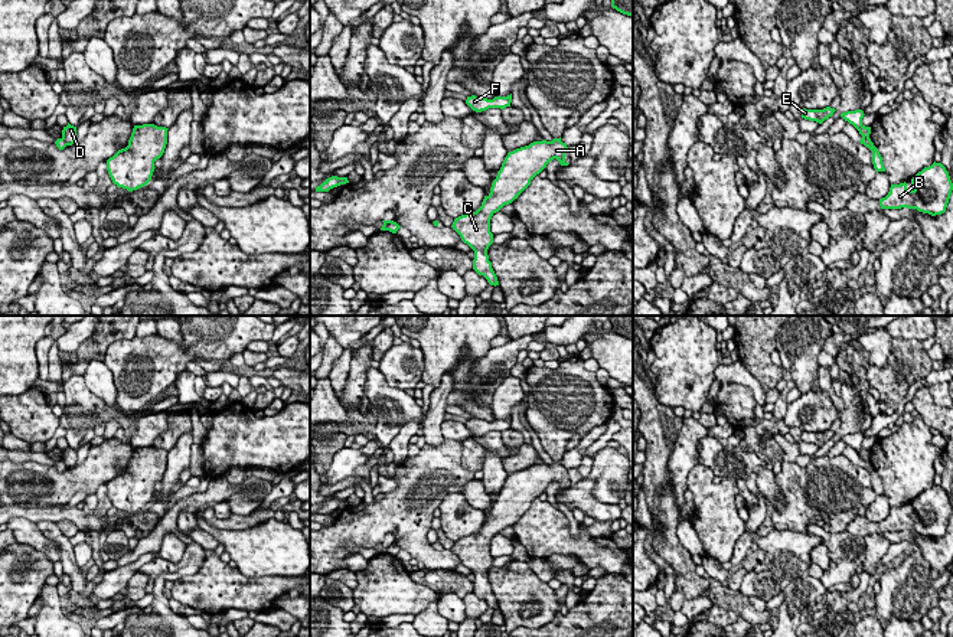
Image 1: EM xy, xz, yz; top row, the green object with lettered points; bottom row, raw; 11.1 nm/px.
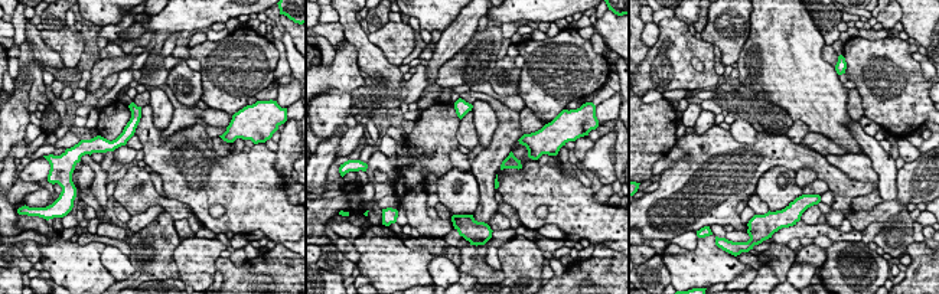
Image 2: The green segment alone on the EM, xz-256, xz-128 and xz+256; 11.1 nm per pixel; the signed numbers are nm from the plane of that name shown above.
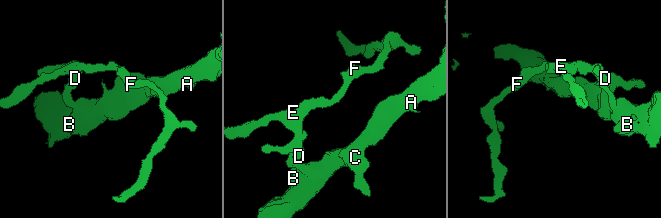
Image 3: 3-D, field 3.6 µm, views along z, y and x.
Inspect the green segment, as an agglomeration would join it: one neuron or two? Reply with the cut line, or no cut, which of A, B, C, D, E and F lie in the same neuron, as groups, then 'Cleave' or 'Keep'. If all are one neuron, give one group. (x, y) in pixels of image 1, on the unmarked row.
Split along yz (862, 459), (870, 463). Groups: A B C / D E F. Cleave

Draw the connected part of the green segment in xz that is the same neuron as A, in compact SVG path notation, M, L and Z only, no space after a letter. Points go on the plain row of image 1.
M559 460L552 464L533 464L529 468L509 474L482 529L476 535L454 542L451 551L474 574L473 592L483 598L490 608L499 608L487 578L487 572L493 566L492 539L505 527L518 522L531 507L531 503L554 481L561 489L568 489L569 486L565 484L567 471Z

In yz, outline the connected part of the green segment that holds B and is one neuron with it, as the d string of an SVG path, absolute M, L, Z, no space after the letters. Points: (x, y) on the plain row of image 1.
M941 486L924 490L911 502L913 513L907 506L891 507L885 520L879 522L881 532L917 532L931 539L946 535L953 506Z

